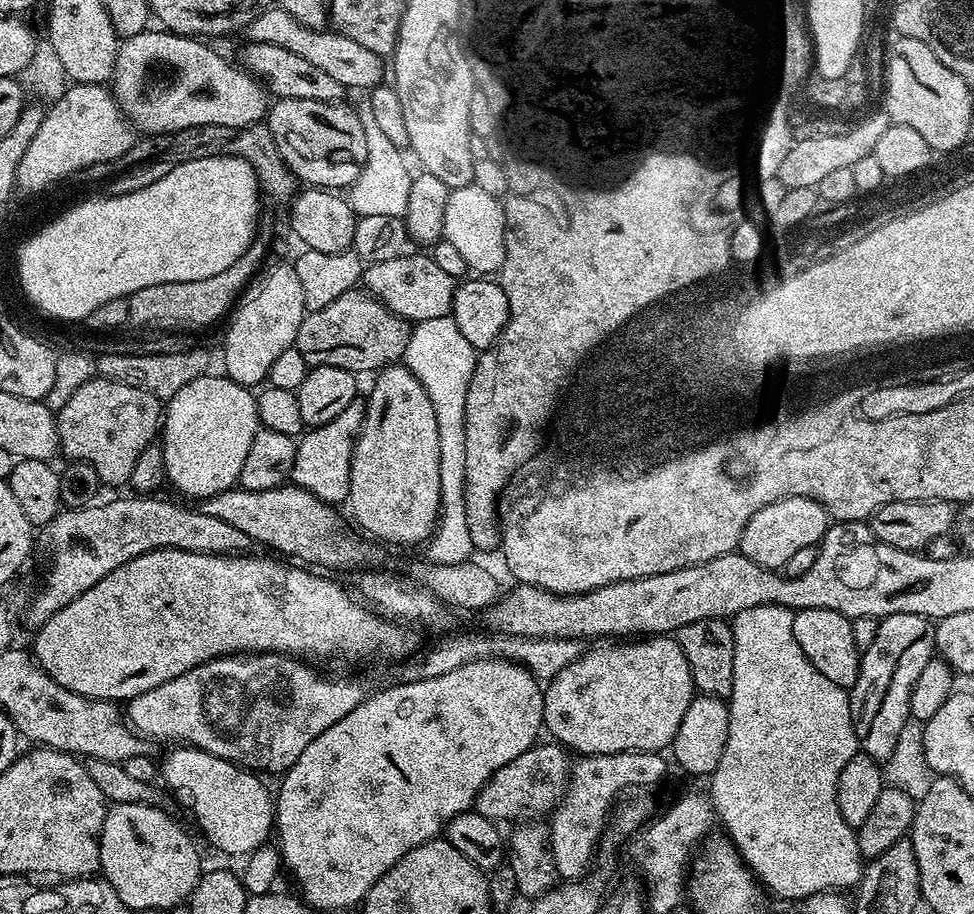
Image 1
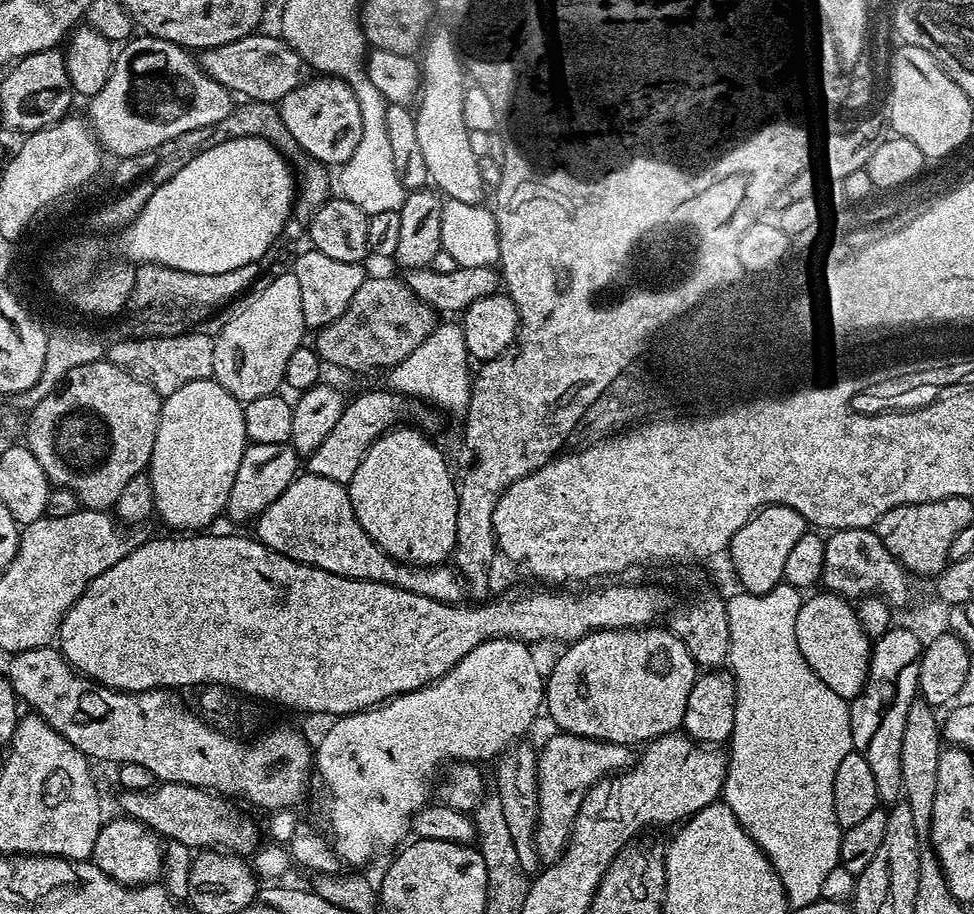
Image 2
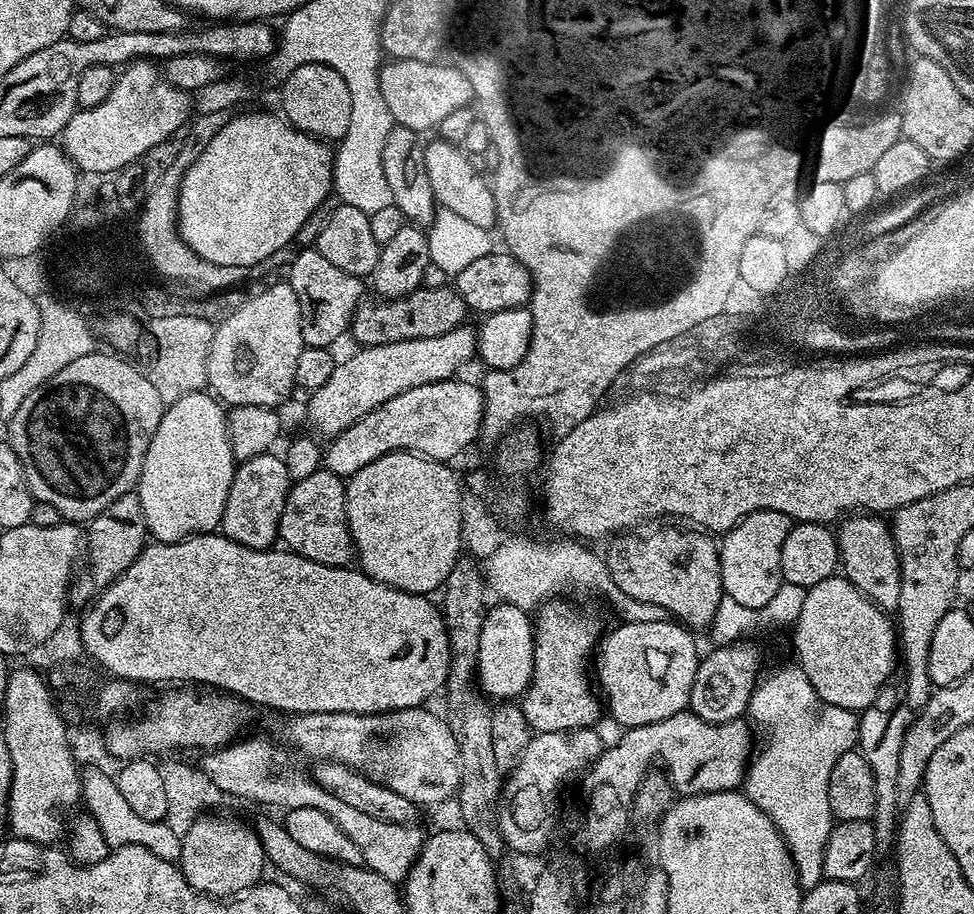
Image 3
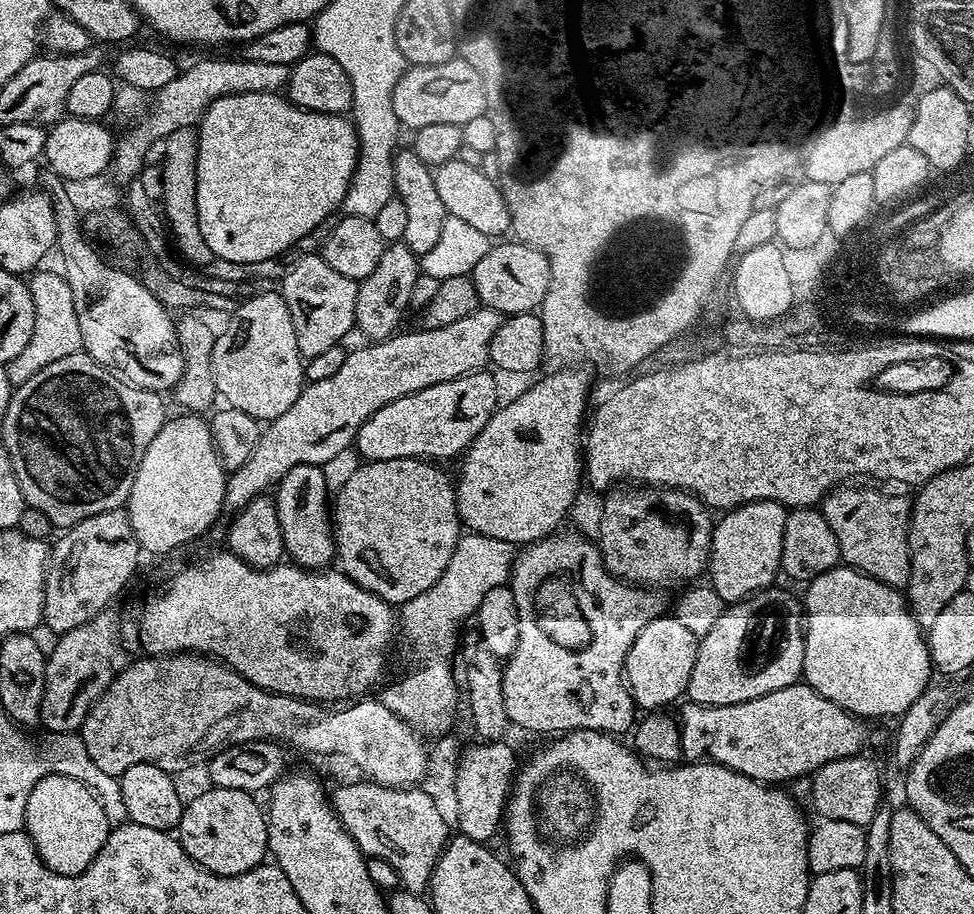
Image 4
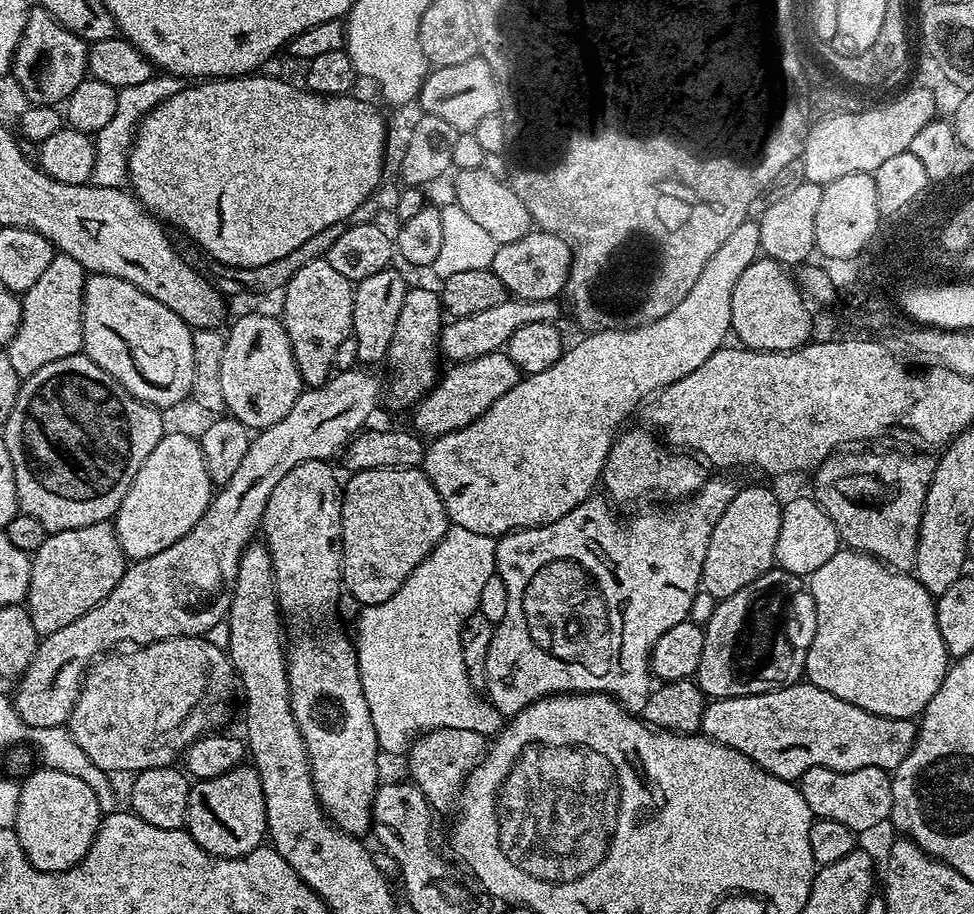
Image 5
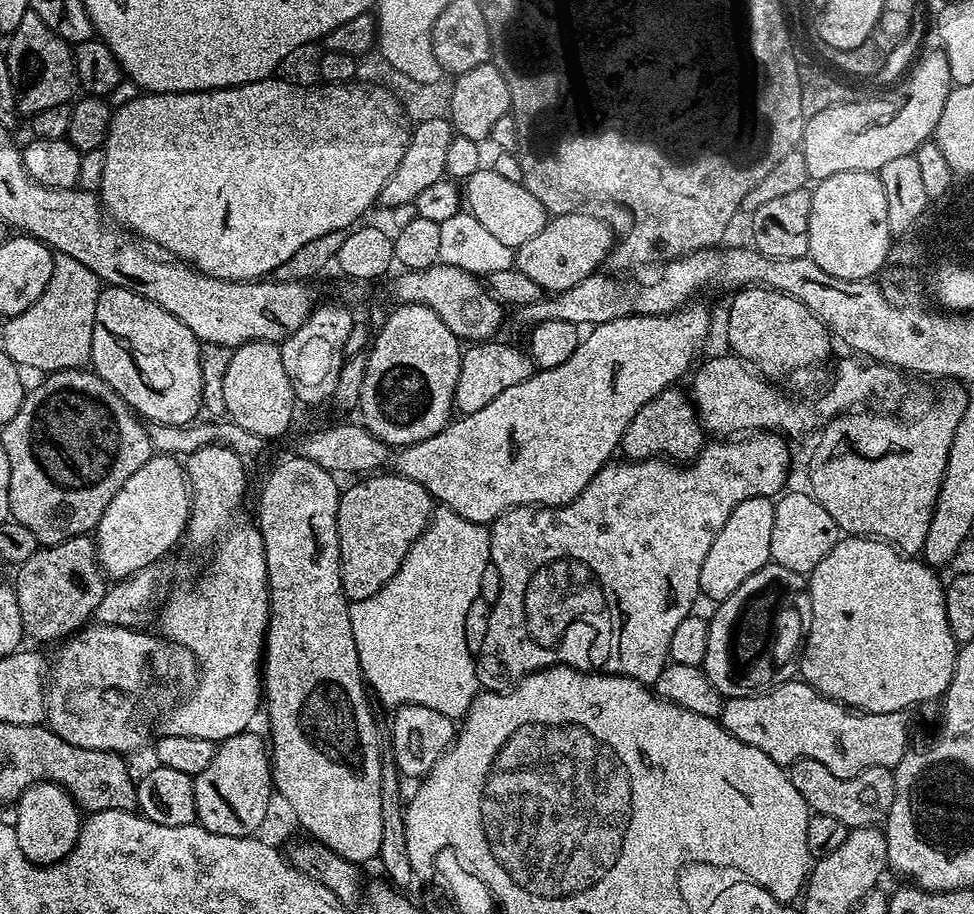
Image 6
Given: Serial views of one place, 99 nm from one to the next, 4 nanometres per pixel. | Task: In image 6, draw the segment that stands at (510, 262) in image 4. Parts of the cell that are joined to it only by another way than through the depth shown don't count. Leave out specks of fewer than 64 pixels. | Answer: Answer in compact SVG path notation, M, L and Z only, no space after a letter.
M585 210L567 212L561 216L552 216L530 242L515 249L515 267L526 278L538 282L545 293L555 294L570 290L570 286L578 286L582 278L592 275L601 267L600 263L609 259L614 247L612 228L604 220L591 216Z

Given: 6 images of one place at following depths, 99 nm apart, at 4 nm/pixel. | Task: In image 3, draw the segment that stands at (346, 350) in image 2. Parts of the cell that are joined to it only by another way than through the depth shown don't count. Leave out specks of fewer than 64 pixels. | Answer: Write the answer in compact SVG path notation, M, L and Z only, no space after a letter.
M421 286L410 294L399 296L396 300L365 299L357 306L356 315L352 317L350 336L353 336L360 346L406 342L410 338L438 338L438 334L446 334L446 330L461 327L467 321L464 320L467 316L470 316L470 310L456 293L455 287Z

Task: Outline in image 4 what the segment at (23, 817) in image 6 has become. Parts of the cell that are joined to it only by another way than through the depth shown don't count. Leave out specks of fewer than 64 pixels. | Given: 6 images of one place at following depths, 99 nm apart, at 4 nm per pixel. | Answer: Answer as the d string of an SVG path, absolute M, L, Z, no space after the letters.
M57 772L44 776L26 798L23 831L34 842L40 861L54 874L77 876L94 862L98 850L106 842L110 825L106 810L92 789L78 778L66 778Z

